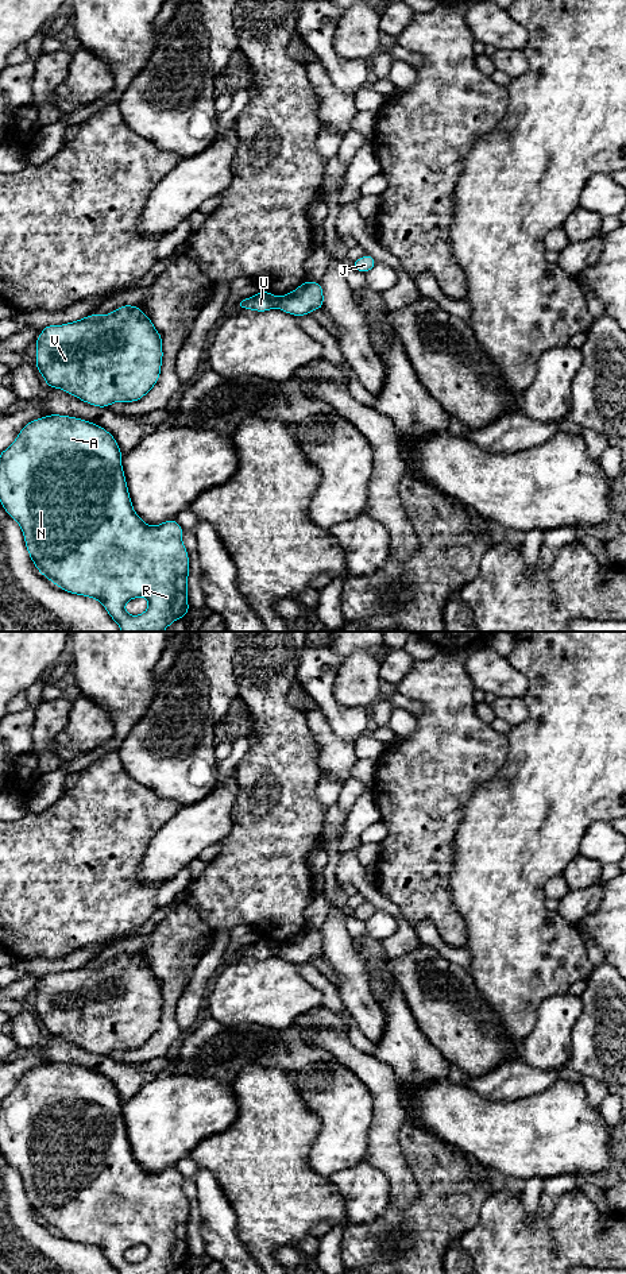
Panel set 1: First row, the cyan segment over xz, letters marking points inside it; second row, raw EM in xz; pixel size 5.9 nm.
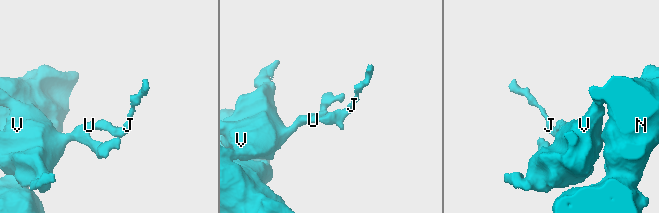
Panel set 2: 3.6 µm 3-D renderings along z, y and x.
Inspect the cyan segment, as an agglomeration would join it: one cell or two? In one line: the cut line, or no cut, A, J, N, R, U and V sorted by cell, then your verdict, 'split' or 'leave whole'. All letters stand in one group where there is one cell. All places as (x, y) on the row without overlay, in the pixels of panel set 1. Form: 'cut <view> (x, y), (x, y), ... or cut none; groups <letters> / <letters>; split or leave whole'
cut xz (279, 945), (277, 954); groups A N R U V / J; split

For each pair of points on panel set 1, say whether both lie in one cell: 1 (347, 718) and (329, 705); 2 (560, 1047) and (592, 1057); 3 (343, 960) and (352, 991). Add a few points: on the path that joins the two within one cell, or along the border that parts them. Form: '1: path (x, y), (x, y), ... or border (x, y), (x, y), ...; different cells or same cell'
1: path (343, 718), (333, 709); same cell
2: border (579, 1019), (570, 1060), (561, 1069), (547, 1070); different cells
3: path (350, 968), (352, 983); same cell

